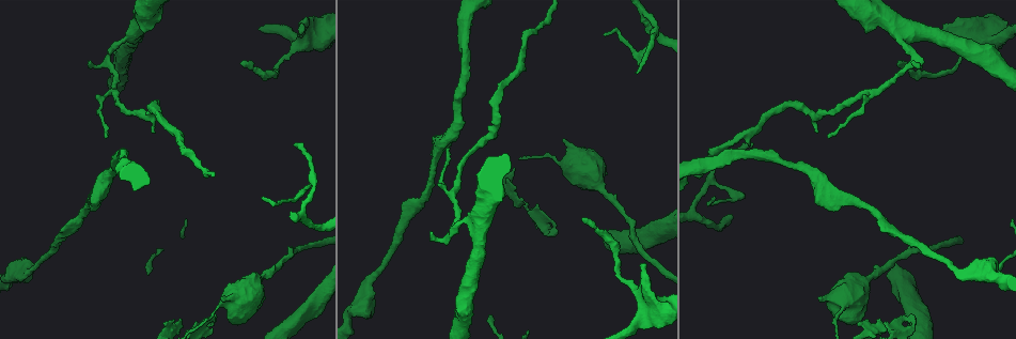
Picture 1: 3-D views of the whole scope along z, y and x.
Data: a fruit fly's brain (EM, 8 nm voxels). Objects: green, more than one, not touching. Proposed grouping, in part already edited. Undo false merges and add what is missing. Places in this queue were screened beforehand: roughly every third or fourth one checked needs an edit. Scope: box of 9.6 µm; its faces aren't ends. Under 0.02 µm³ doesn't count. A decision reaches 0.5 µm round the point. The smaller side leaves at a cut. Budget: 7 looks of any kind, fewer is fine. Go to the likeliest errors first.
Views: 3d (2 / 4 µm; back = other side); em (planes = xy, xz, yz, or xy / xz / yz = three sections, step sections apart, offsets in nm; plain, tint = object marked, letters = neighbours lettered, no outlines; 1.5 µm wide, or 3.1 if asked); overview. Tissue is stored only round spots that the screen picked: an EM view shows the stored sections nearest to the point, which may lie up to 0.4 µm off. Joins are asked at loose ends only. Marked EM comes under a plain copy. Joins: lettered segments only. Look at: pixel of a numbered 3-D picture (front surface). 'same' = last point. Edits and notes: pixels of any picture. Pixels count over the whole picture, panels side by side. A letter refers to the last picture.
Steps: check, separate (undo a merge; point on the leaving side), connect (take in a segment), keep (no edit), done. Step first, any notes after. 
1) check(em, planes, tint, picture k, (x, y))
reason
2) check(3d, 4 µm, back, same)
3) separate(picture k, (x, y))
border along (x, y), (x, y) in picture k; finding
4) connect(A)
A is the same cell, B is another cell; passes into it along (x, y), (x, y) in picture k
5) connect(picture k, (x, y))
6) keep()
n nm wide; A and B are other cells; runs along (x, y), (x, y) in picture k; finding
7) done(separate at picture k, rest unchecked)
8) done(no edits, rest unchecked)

check(3d, 4 µm, picture 1, (605, 32))
an open end

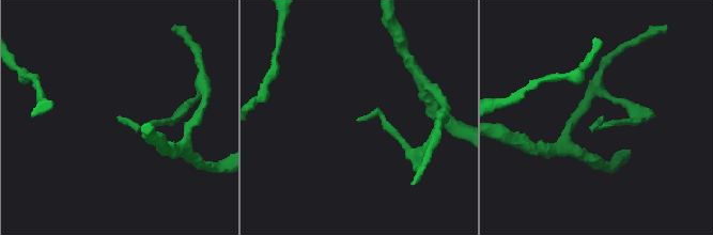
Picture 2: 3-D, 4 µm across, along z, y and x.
check(em, planes, letters, picture 2, (356, 120))
now the EM

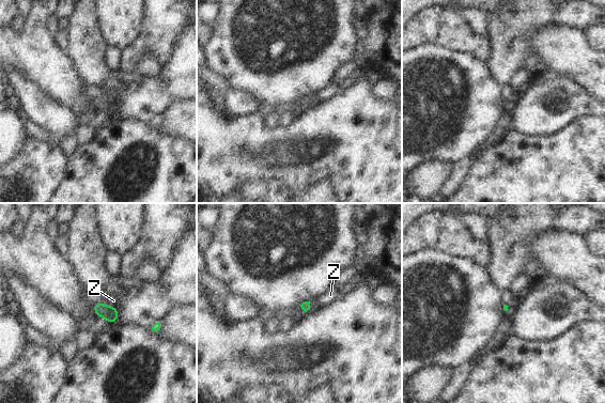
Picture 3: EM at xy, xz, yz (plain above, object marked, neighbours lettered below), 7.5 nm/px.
keep()
Z is another cell; border along (97, 301), (103, 301), (115, 308) in picture 3; no lettered segment goes on from it

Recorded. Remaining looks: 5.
check(3d, 2 µm, picture 1, (640, 264))
an open end

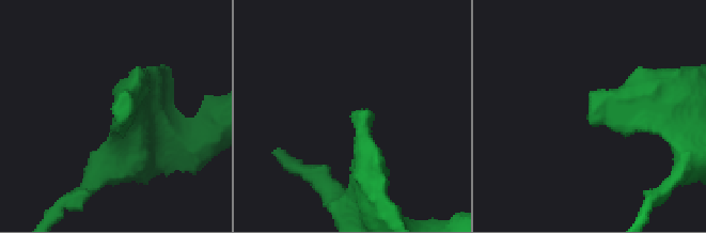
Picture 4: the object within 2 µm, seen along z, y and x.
check(em, planes, letters, picture 4, (593, 122))
need the tissue

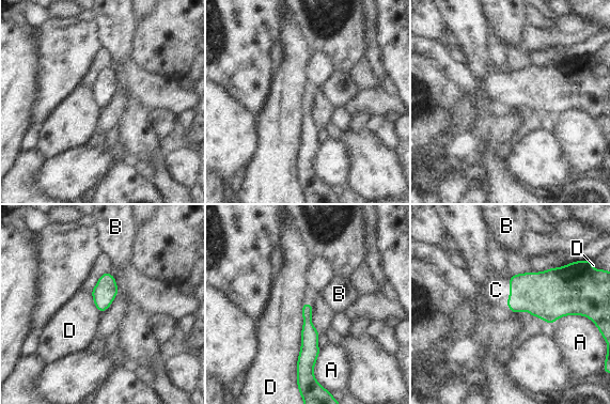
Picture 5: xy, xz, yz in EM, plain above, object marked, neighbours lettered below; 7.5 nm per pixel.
connect(C)
C is the same cell, A, B and D are other cells; passes into it along (543, 295), (510, 292), (496, 290) in picture 5; it goes on there

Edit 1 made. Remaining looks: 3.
done(connect at picture 5, rest unchecked)

